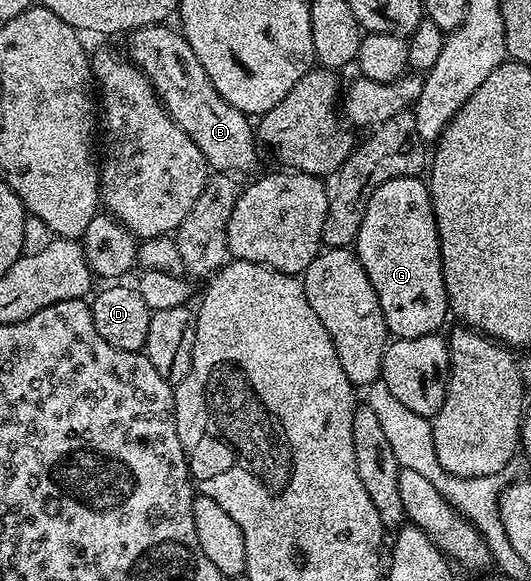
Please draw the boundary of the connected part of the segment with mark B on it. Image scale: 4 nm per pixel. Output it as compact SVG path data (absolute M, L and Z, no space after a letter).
M163 23L137 28L127 37L127 59L131 60L147 76L148 81L152 83L152 89L156 91L157 98L164 103L164 109L168 111L170 118L174 118L174 122L178 122L178 126L182 126L182 130L186 130L186 134L190 134L190 138L194 138L194 146L198 146L198 150L202 150L209 169L215 170L217 173L231 174L254 171L260 156L256 153L258 141L253 121L221 98L218 90L214 90L206 70L202 70L202 62L198 62L194 50L190 50L184 35L175 27L172 27L173 29L168 27L167 23Z

